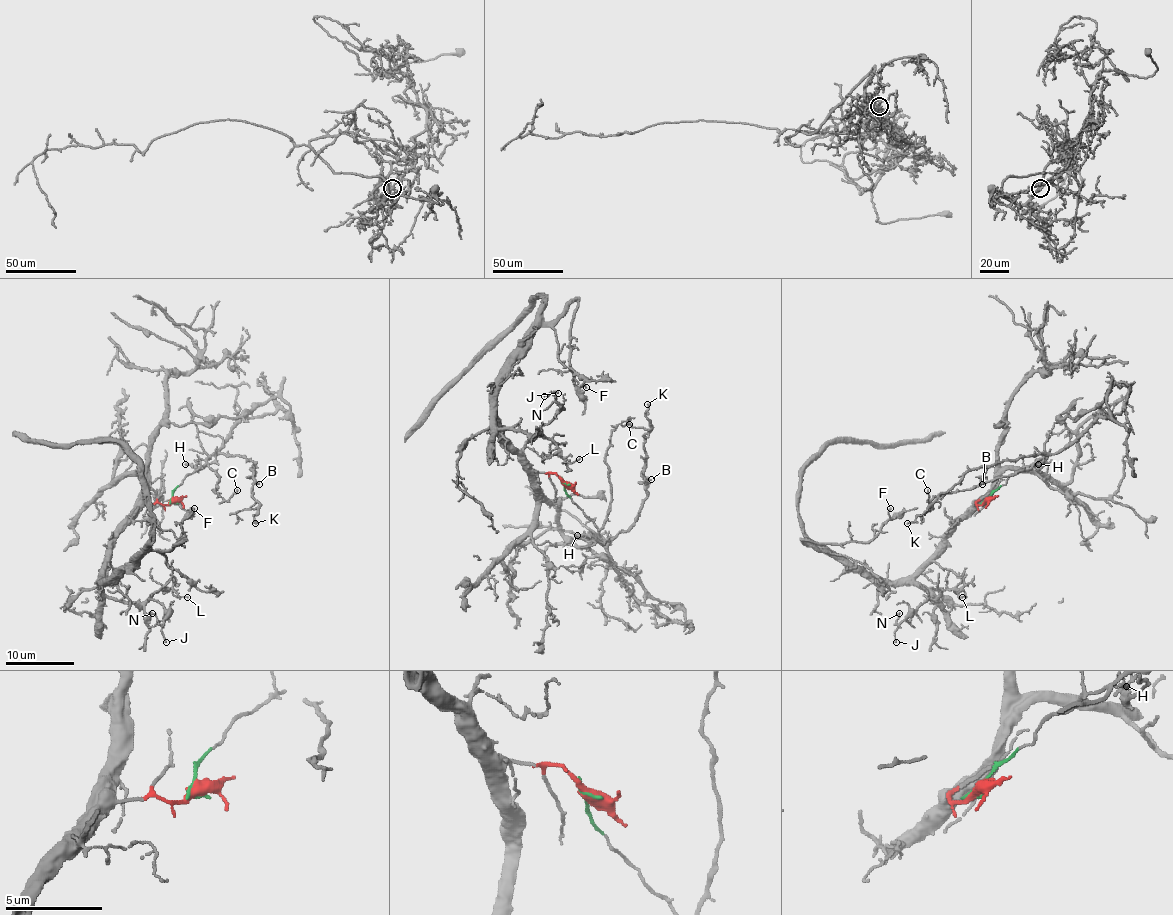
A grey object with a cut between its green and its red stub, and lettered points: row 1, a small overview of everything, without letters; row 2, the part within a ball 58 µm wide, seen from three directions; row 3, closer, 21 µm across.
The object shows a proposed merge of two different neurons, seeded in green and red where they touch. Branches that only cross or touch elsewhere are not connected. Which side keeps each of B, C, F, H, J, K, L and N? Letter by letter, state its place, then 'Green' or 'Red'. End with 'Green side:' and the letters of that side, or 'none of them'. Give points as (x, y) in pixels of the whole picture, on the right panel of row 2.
B: Place: (982, 484). Green
C: Place: (927, 490). Green
F: Place: (890, 508). Red
H: Place: (1038, 464). Green
J: Place: (896, 642). Red
K: Place: (907, 523). Green
L: Place: (962, 597). Red
N: Place: (899, 613). Red
Green side: B, C, H, K

